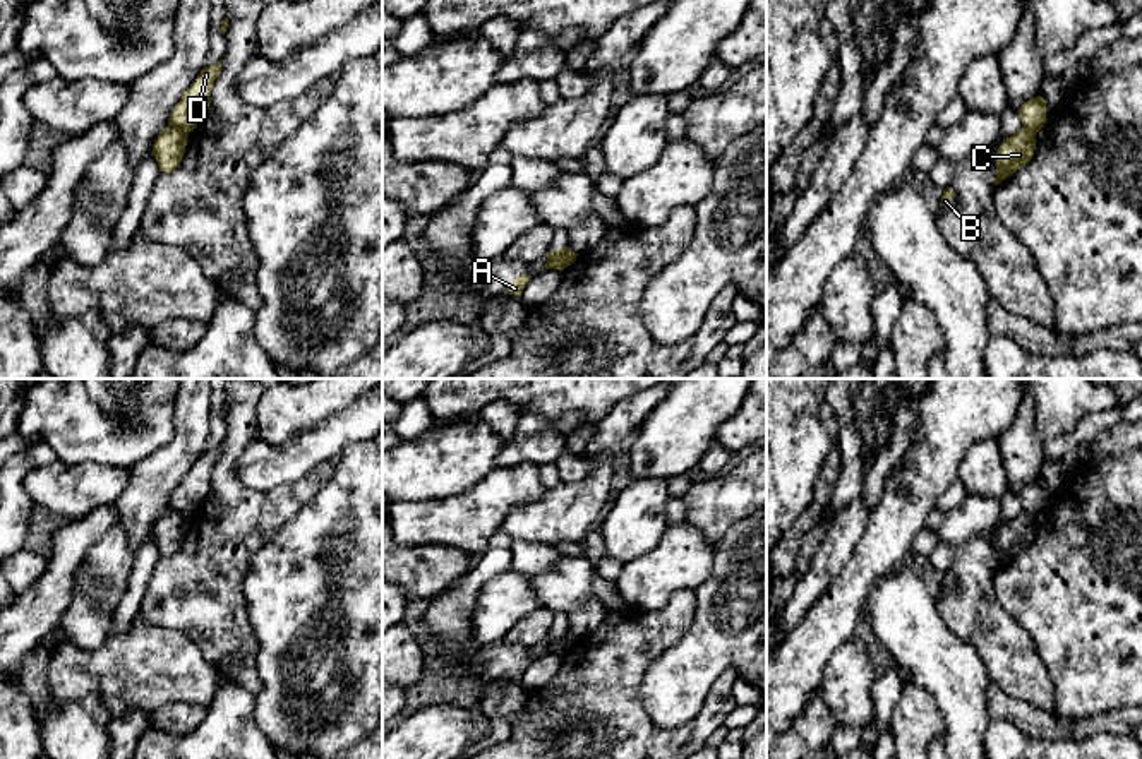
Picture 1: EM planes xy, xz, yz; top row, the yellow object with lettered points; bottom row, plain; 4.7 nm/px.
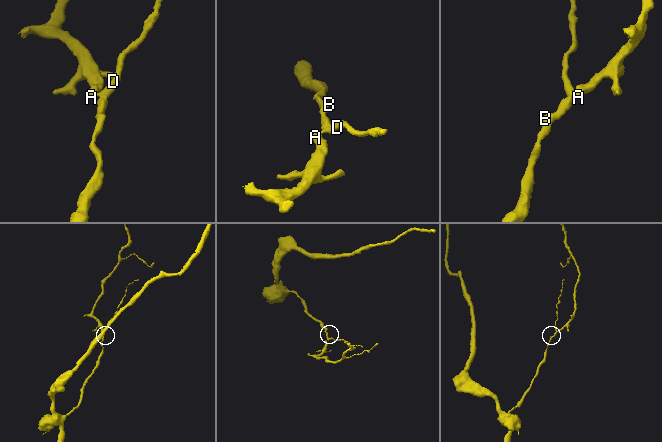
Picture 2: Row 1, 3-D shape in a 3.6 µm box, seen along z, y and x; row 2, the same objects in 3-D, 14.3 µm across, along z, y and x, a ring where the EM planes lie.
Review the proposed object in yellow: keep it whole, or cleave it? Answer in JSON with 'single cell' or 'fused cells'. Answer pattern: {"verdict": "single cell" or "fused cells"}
{"verdict": "fused cells"}

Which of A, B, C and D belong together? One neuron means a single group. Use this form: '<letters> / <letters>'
A D / B C

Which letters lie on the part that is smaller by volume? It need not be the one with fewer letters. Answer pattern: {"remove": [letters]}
{"remove": ["A", "D"]}

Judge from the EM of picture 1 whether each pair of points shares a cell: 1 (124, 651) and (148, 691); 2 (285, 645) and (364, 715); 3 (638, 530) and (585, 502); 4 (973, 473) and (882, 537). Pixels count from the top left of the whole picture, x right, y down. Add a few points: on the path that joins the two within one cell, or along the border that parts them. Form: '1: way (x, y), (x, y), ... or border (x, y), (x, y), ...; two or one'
1: way (134, 662), (148, 675), (148, 681); one
2: way (304, 655), (345, 696); one
3: border (609, 504), (597, 525); two
4: border (978, 441), (967, 451), (957, 477); two

